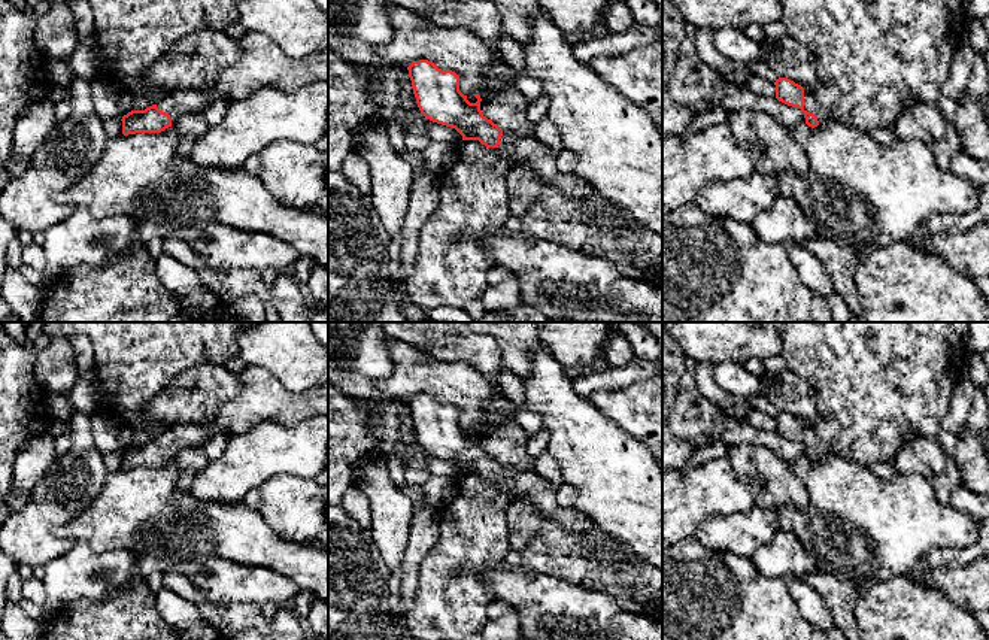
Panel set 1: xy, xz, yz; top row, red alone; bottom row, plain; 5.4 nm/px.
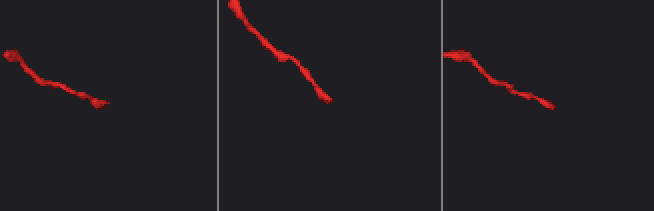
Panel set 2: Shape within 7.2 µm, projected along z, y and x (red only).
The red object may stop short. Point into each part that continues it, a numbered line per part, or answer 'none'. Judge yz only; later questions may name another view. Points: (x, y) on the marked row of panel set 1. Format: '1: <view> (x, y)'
1: yz (810, 103)

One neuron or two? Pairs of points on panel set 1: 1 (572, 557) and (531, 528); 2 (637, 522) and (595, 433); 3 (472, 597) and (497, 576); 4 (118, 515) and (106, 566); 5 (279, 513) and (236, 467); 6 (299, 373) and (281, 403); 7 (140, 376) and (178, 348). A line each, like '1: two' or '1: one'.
1: one
2: one
3: two
4: two
5: two
6: two
7: one

